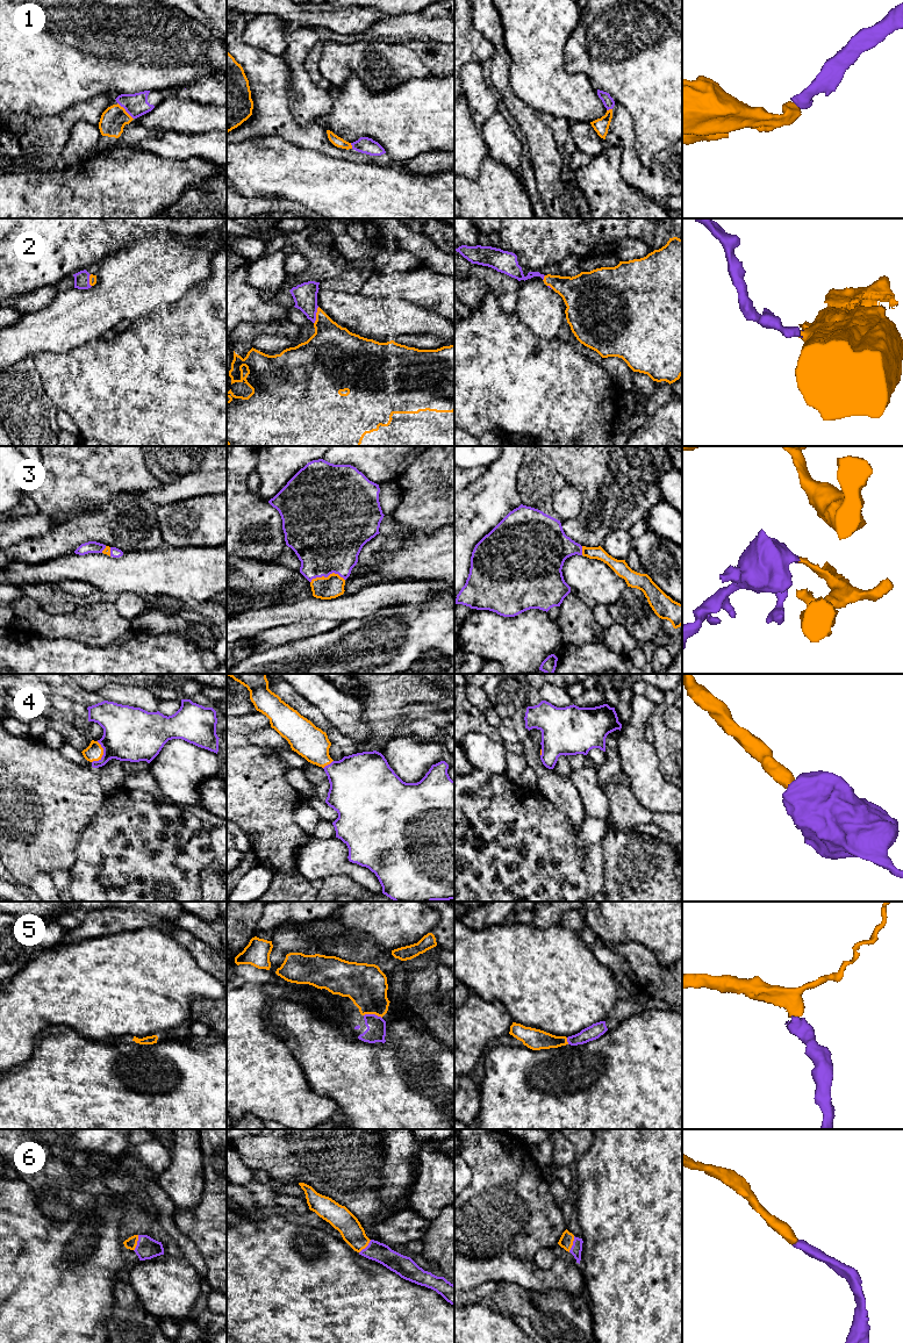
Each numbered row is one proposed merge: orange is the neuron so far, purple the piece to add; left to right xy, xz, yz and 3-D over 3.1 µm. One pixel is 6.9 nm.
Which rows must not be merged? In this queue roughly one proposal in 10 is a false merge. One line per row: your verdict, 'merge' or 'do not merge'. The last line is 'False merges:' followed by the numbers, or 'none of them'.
1: merge
2: merge
3: merge
4: merge
5: merge
6: merge
False merges: none of them

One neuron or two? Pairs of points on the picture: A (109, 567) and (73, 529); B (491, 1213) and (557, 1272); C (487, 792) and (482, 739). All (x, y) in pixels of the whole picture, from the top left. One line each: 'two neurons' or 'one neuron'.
A: two neurons
B: two neurons
C: two neurons

